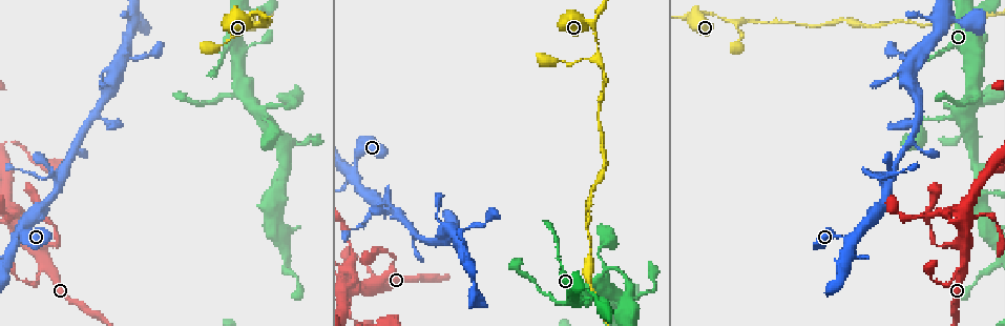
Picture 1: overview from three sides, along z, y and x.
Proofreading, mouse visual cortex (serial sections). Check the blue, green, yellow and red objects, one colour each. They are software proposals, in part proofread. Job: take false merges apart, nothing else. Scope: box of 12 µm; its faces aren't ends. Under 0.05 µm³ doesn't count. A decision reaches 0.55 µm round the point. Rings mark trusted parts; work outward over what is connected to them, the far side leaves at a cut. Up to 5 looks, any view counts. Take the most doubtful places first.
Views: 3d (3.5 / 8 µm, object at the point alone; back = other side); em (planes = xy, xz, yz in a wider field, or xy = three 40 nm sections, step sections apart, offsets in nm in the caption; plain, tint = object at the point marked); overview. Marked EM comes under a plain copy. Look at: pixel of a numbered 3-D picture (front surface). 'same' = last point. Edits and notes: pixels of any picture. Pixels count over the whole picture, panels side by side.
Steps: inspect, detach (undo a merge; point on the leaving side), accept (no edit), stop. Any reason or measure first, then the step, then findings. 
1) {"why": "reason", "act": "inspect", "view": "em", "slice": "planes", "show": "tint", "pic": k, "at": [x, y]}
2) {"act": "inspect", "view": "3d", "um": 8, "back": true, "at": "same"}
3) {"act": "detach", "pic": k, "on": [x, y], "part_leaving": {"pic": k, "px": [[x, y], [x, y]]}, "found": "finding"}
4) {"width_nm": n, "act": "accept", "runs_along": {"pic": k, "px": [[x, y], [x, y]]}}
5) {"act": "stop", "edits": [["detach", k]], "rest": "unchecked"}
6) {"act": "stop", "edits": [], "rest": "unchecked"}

{"why": "side arm on a straight run", "act": "inspect", "view": "3d", "um": 3.5, "pic": 1, "at": [263, 22]}

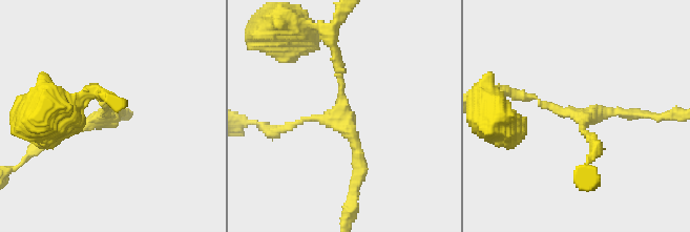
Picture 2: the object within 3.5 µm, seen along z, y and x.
{"arms": 3, "arm_widths_nm": [100, 150, 150], "why": "need the tissue", "act": "inspect", "view": "em", "slice": "xy", "step": 1, "show": "tint", "pic": 2, "at": [577, 113]}

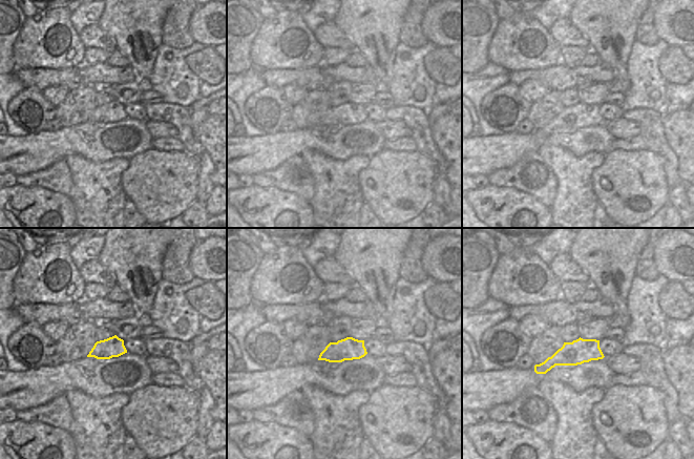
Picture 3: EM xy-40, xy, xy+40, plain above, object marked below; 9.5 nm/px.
{"width_nm": 220, "act": "accept", "runs_along": {"pic": 2, "px": [[335, 48], [358, 177]]}, "found": "continuous, no second cell"}

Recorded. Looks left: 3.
{"act": "inspect", "view": "3d", "um": 8, "pic": 1, "at": [889, 182]}

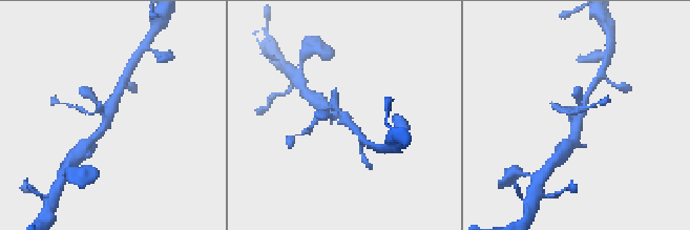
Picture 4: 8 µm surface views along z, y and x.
{"act": "inspect", "view": "3d", "um": 3.5, "back": true, "pic": 4, "at": [577, 116]}

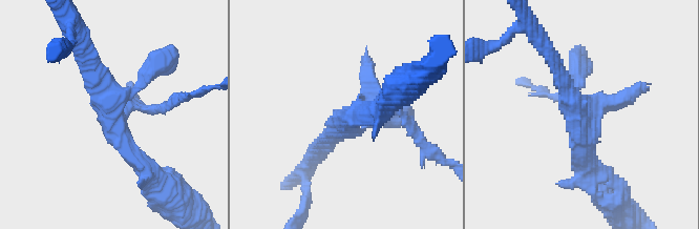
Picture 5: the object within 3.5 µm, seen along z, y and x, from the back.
{"act": "accept", "runs_along": {"pic": 5, "px": [[150, 172], [125, 146], [89, 59]]}, "found": "continuous, no second cell"}

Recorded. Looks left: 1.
{"act": "stop", "edits": [], "rest": "unchecked"}

